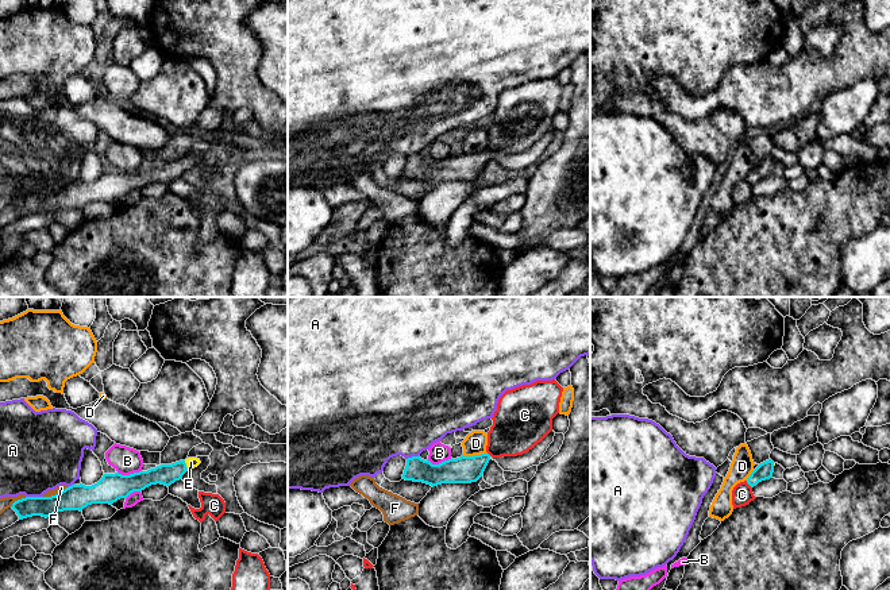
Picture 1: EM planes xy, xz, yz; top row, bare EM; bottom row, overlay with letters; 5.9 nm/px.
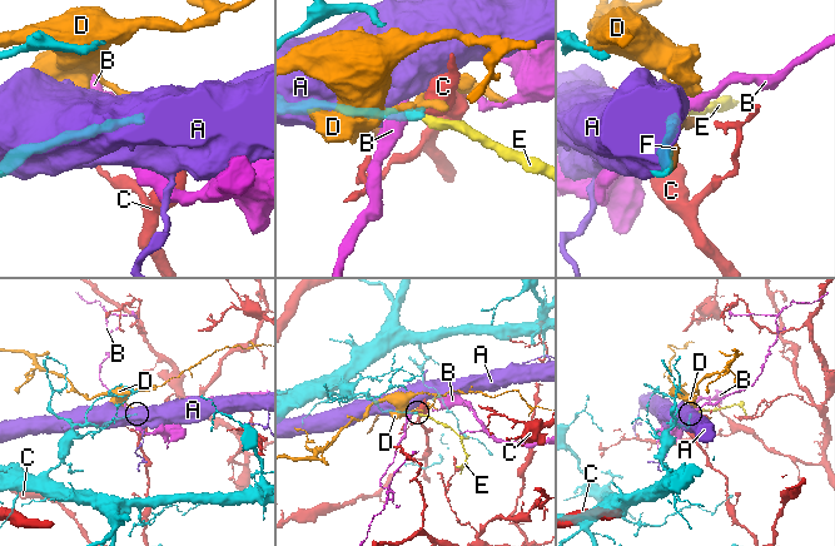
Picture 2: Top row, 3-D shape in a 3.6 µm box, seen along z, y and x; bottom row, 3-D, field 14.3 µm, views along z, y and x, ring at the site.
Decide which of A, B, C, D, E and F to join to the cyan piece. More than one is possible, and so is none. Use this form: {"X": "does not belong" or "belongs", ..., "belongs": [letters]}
{"A": "does not belong", "B": "does not belong", "C": "does not belong", "D": "does not belong", "E": "belongs", "F": "does not belong", "belongs": ["E"]}

